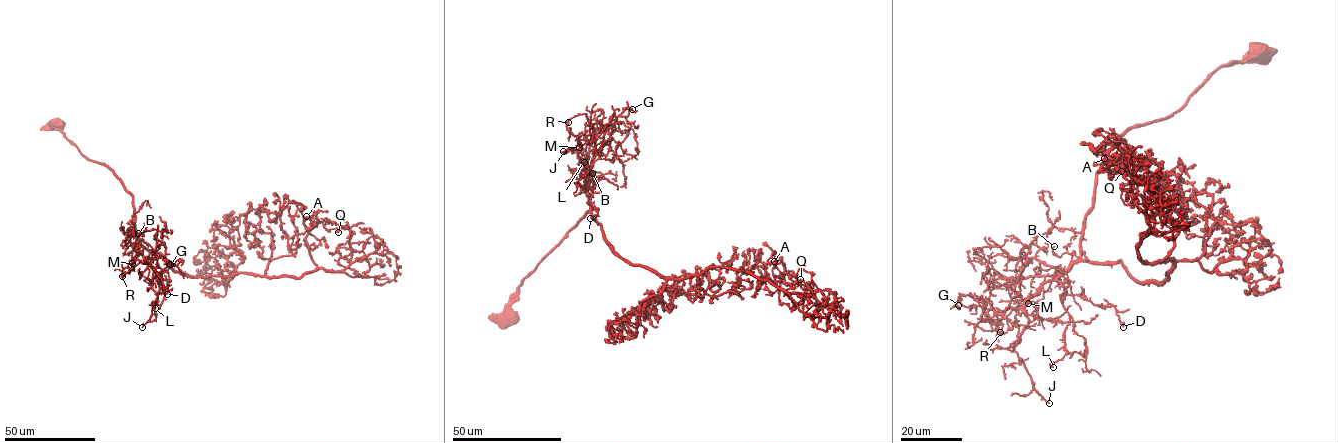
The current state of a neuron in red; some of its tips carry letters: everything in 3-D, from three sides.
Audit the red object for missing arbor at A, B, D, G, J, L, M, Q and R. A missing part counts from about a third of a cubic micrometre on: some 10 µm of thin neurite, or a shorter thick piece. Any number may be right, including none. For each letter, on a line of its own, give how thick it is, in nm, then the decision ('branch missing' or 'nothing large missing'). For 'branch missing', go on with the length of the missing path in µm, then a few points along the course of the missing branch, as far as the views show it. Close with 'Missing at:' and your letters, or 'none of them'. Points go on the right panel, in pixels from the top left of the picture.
A: 480 nm | nothing large missing
B: 130 nm | nothing large missing
D: 170 nm | nothing large missing
G: 150 nm | nothing large missing
J: 180 nm | branch missing | 30 µm | (1049, 403), (1074, 436), (1082, 431)
L: 110 nm | nothing large missing
M: 120 nm | nothing large missing
Q: 220 nm | branch missing | 6 µm
R: 280 nm | nothing large missing
Missing at: J, Q

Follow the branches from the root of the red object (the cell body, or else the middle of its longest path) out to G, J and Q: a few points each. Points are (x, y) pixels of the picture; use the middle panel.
G: (505, 318), (505, 307), (522, 281), (592, 208), (584, 191), (585, 176), (604, 133), (627, 105), (632, 109)
J: (505, 318), (505, 307), (522, 281), (592, 208), (585, 178), (600, 149), (595, 149), (597, 138), (563, 151)
Q: (505, 318), (592, 208), (586, 190), (633, 264), (677, 279), (732, 267), (804, 299), (800, 279)

